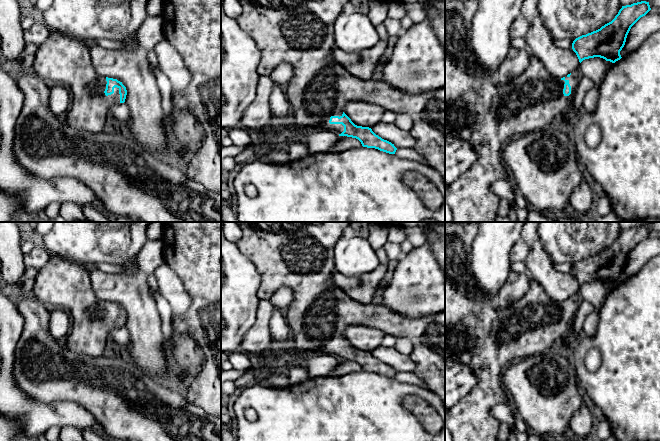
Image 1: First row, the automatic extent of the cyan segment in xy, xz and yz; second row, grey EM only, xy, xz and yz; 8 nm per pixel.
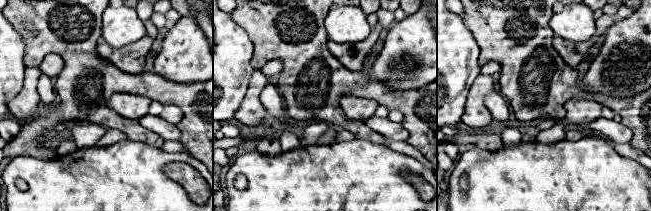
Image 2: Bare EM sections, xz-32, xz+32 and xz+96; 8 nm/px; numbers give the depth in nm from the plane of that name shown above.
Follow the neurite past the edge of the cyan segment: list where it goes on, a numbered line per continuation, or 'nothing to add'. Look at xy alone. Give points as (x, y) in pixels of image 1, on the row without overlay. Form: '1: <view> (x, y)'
1: xy (64, 284)

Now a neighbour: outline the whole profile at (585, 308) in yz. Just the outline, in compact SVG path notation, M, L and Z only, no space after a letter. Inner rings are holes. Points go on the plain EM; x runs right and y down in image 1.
M582 300L582 302L579 305L577 314L574 317L574 321L569 328L569 334L575 333L577 335L582 336L584 321L587 318L587 316L594 311L595 308L591 303Z

